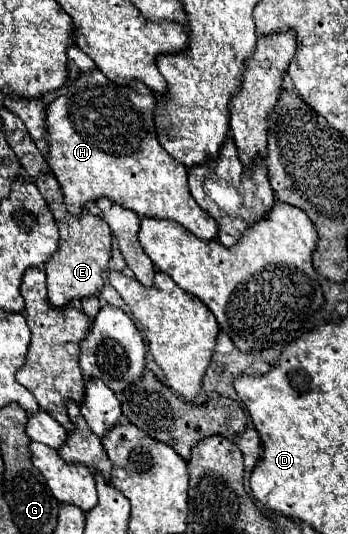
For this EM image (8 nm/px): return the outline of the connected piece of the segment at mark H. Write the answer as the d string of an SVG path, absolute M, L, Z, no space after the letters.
M97 68L89 74L81 74L69 88L53 100L47 108L47 140L49 140L49 166L55 178L61 184L65 194L65 206L69 214L81 216L89 202L97 202L99 198L109 198L119 206L133 210L141 218L159 218L173 220L187 228L201 240L217 238L217 222L197 206L187 186L187 168L173 160L157 140L155 132L155 94L141 82L131 84L129 88L117 86L107 80Z

